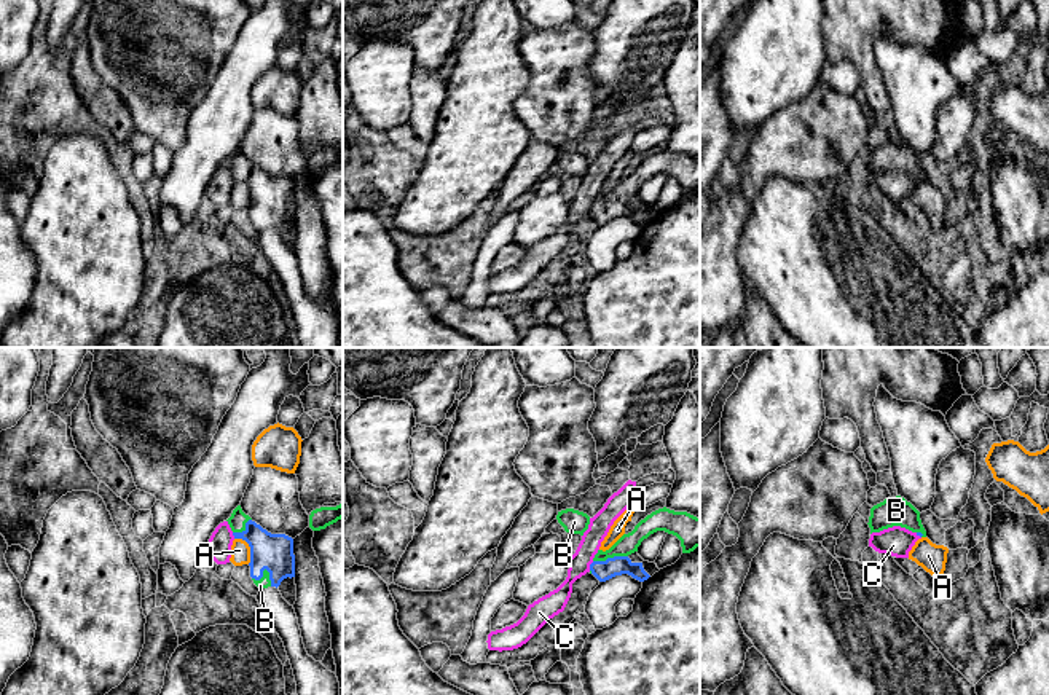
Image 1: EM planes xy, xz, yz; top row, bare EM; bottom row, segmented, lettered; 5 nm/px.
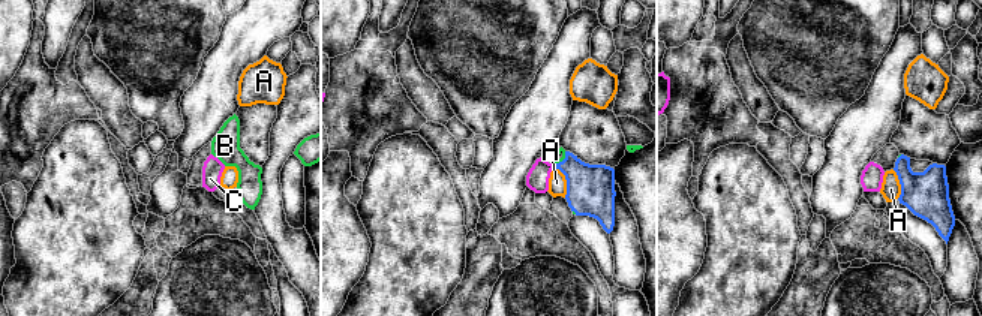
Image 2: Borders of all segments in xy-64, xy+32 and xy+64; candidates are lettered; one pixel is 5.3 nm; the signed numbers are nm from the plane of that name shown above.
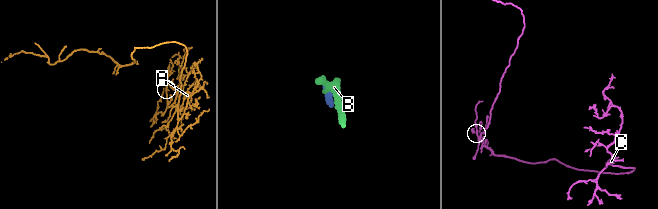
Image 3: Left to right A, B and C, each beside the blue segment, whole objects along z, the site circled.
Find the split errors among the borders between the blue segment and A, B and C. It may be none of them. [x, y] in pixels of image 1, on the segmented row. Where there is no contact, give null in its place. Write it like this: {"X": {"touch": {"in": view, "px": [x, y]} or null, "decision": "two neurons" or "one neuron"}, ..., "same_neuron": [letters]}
{"A": {"touch": {"in": "xy", "px": [249, 545]}, "decision": "two neurons"}, "B": {"touch": {"in": "xy", "px": [265, 568]}, "decision": "one neuron"}, "C": {"touch": {"in": "xz", "px": [590, 566]}, "decision": "two neurons"}, "same_neuron": ["B"]}

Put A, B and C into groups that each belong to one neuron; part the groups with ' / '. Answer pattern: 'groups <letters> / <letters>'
groups A / B / C

